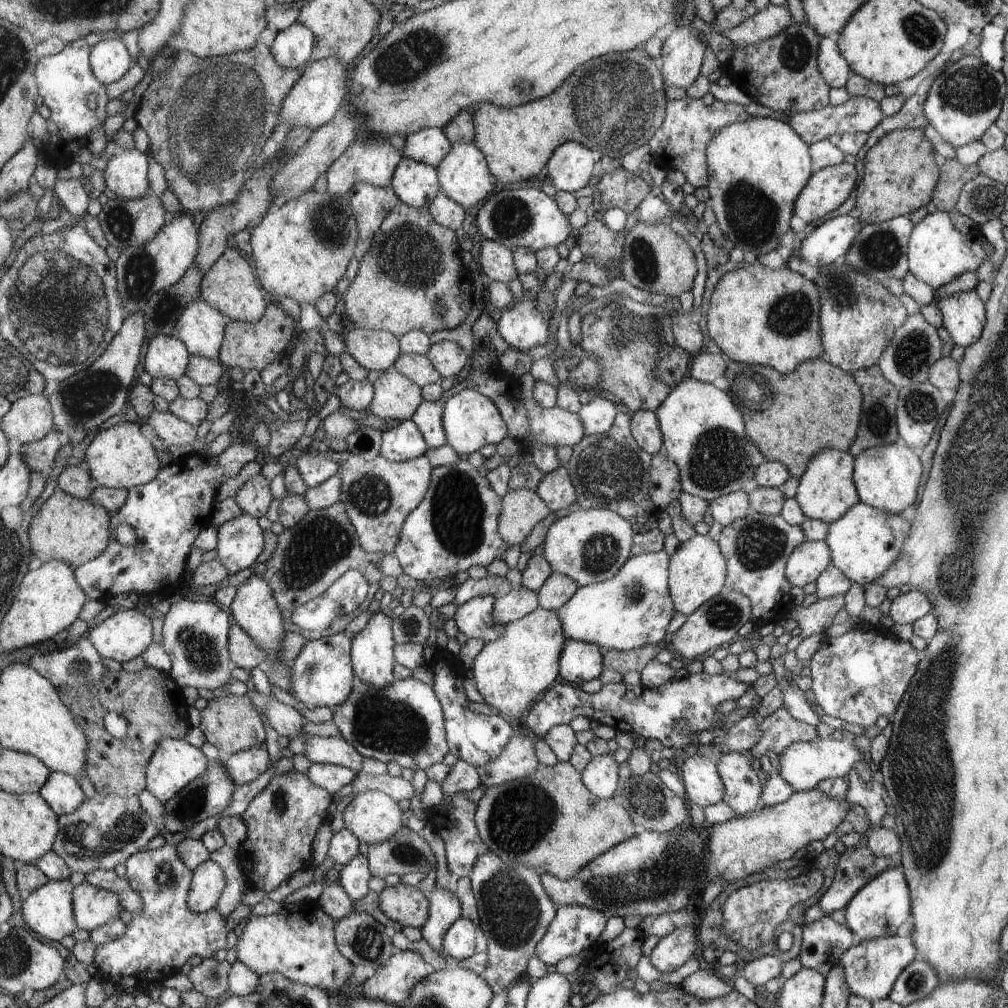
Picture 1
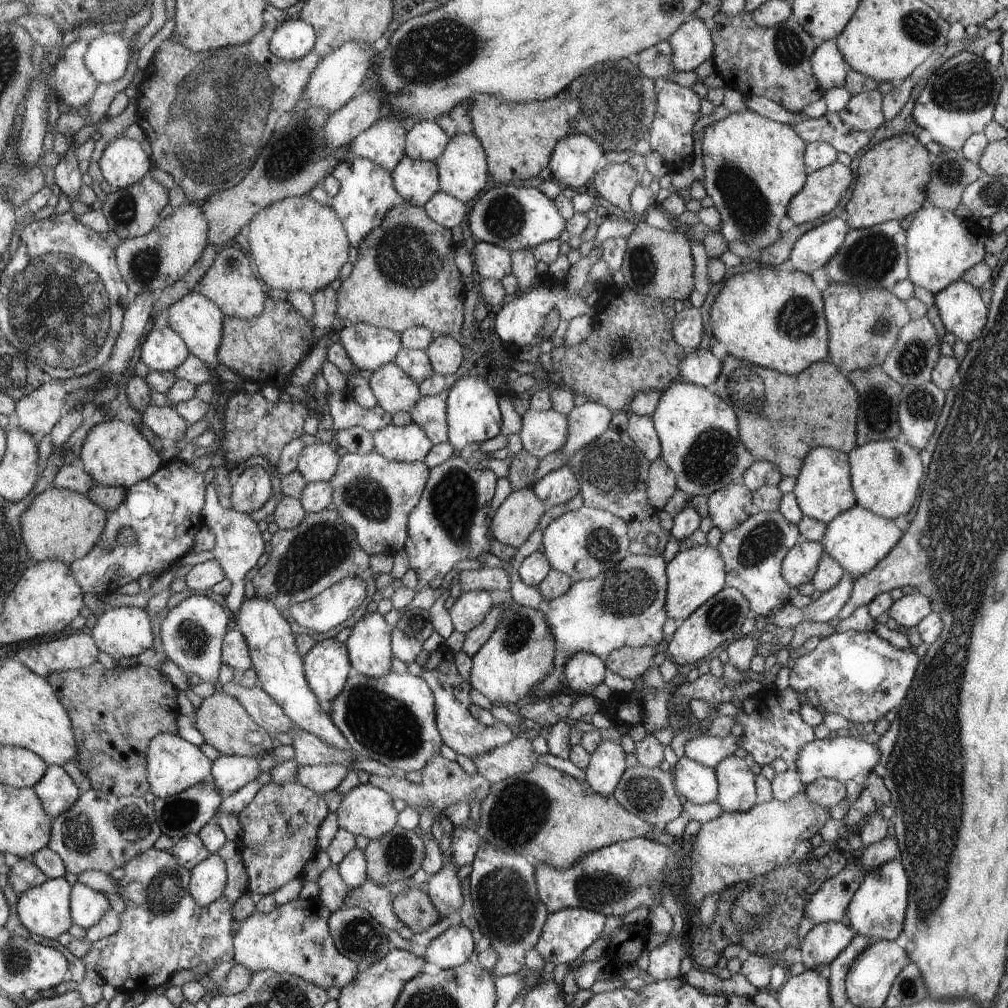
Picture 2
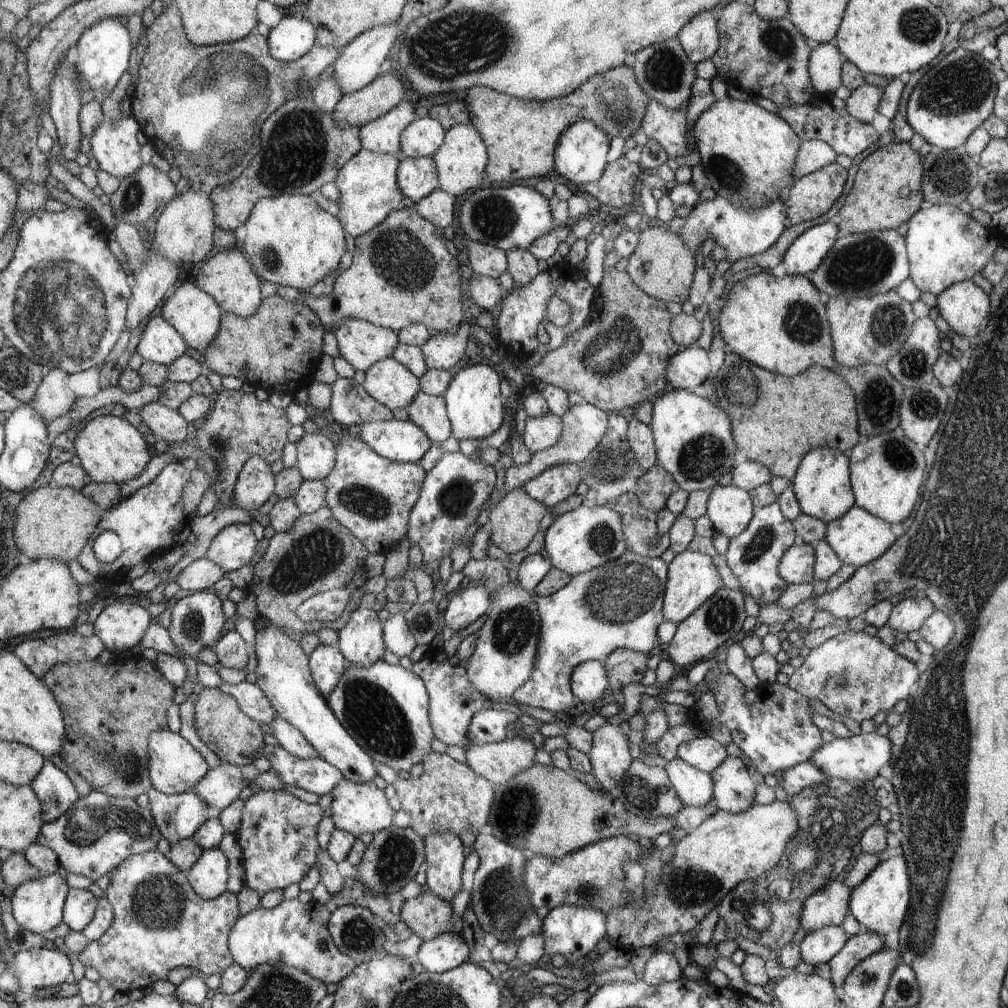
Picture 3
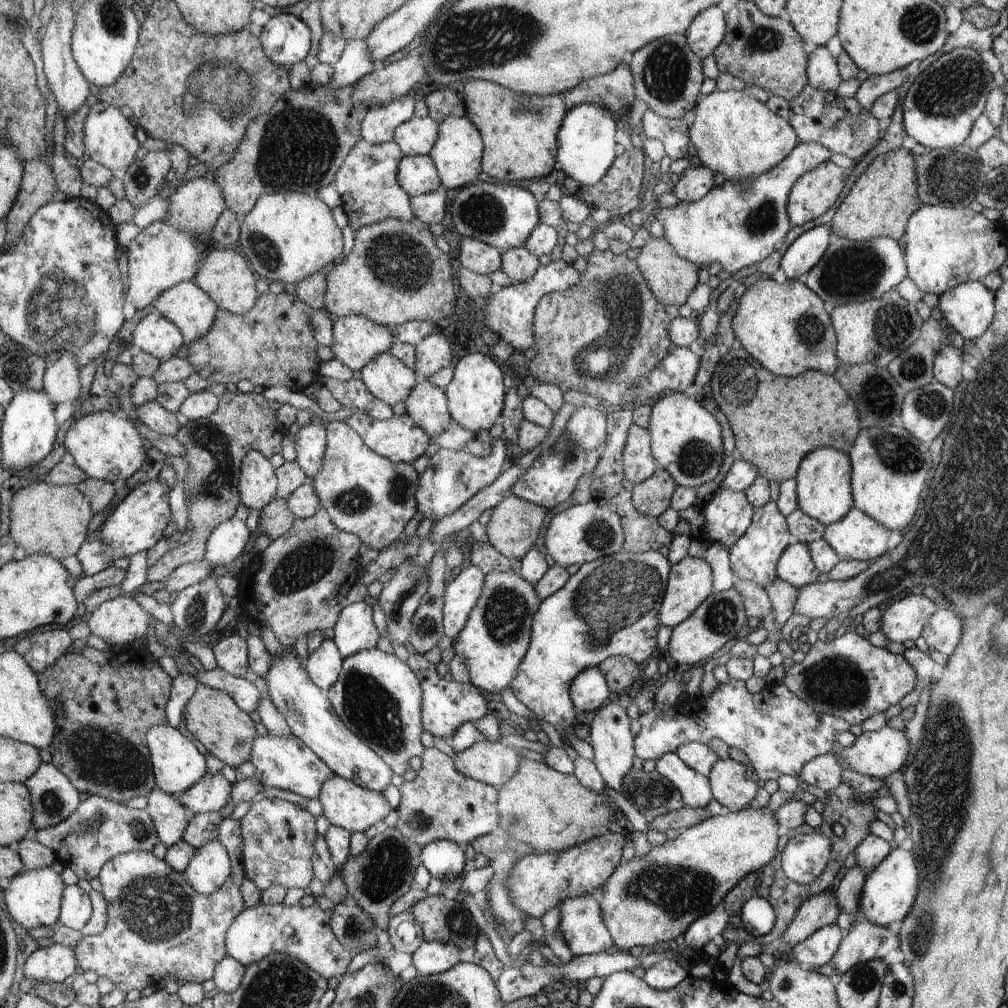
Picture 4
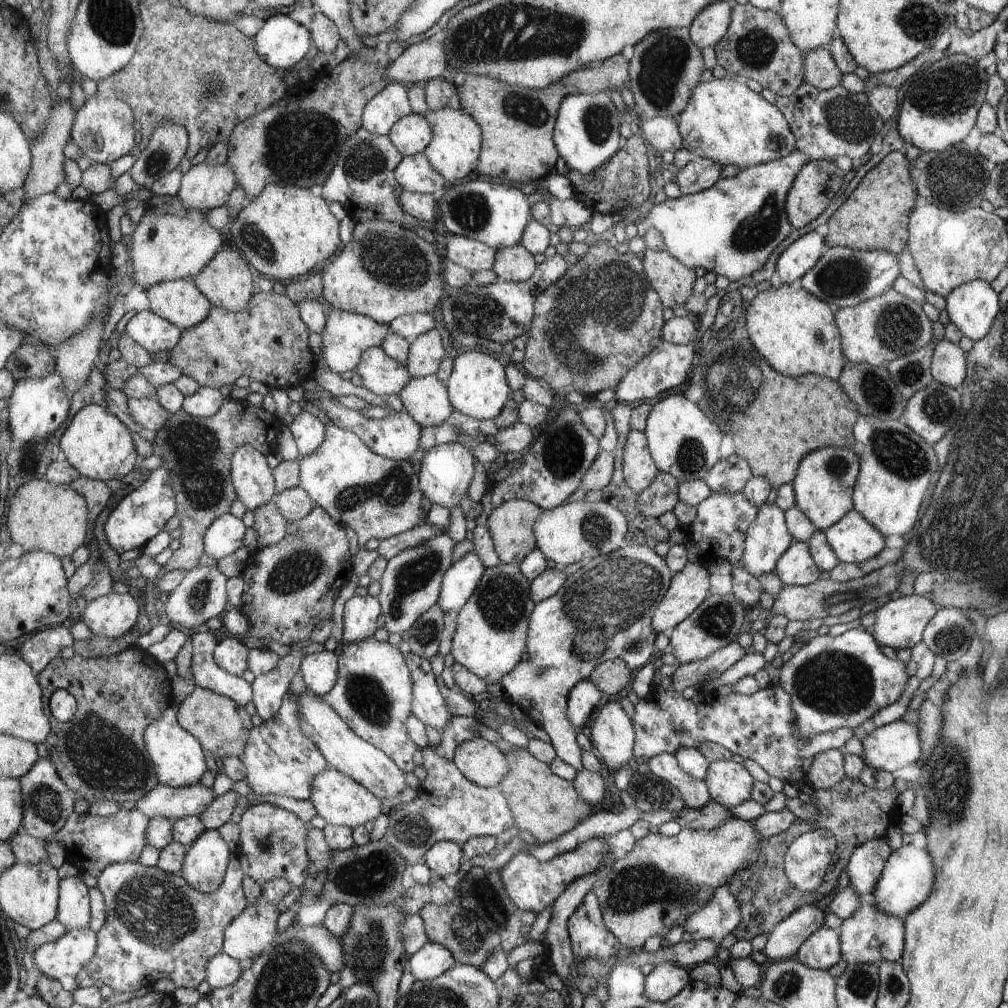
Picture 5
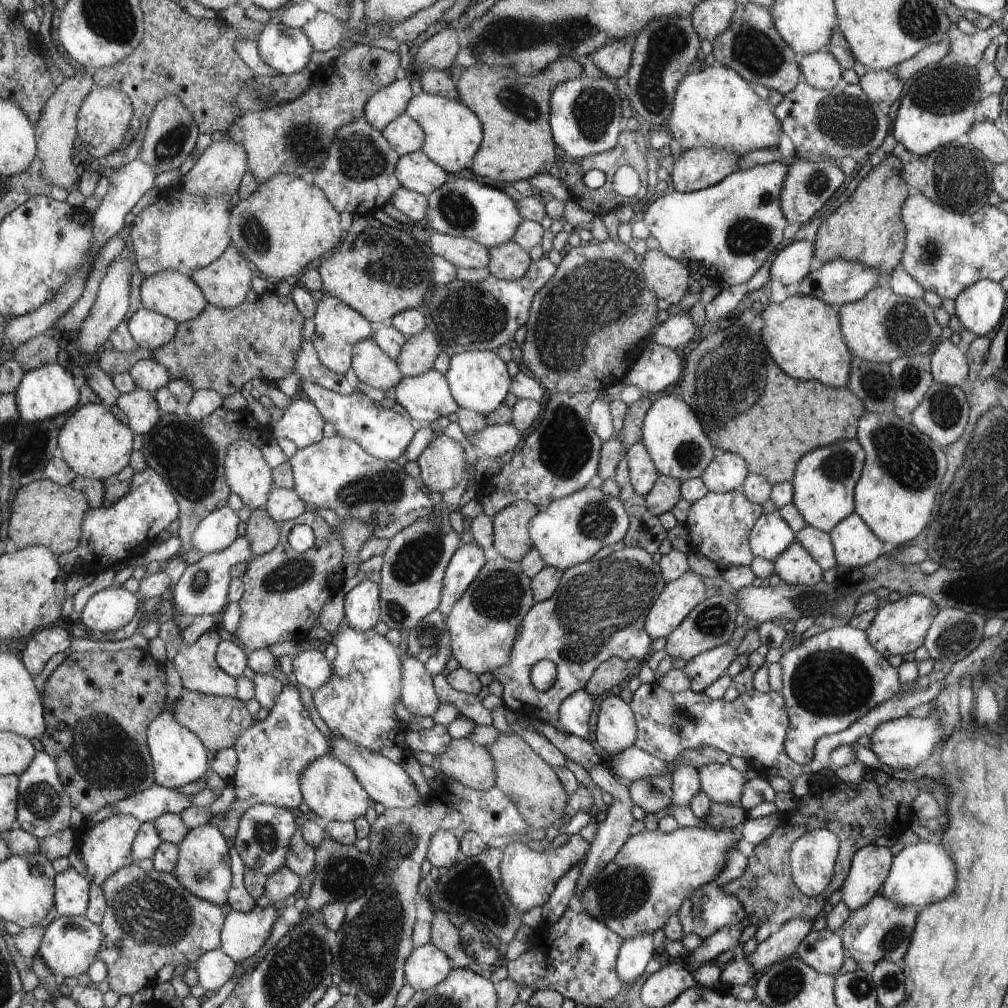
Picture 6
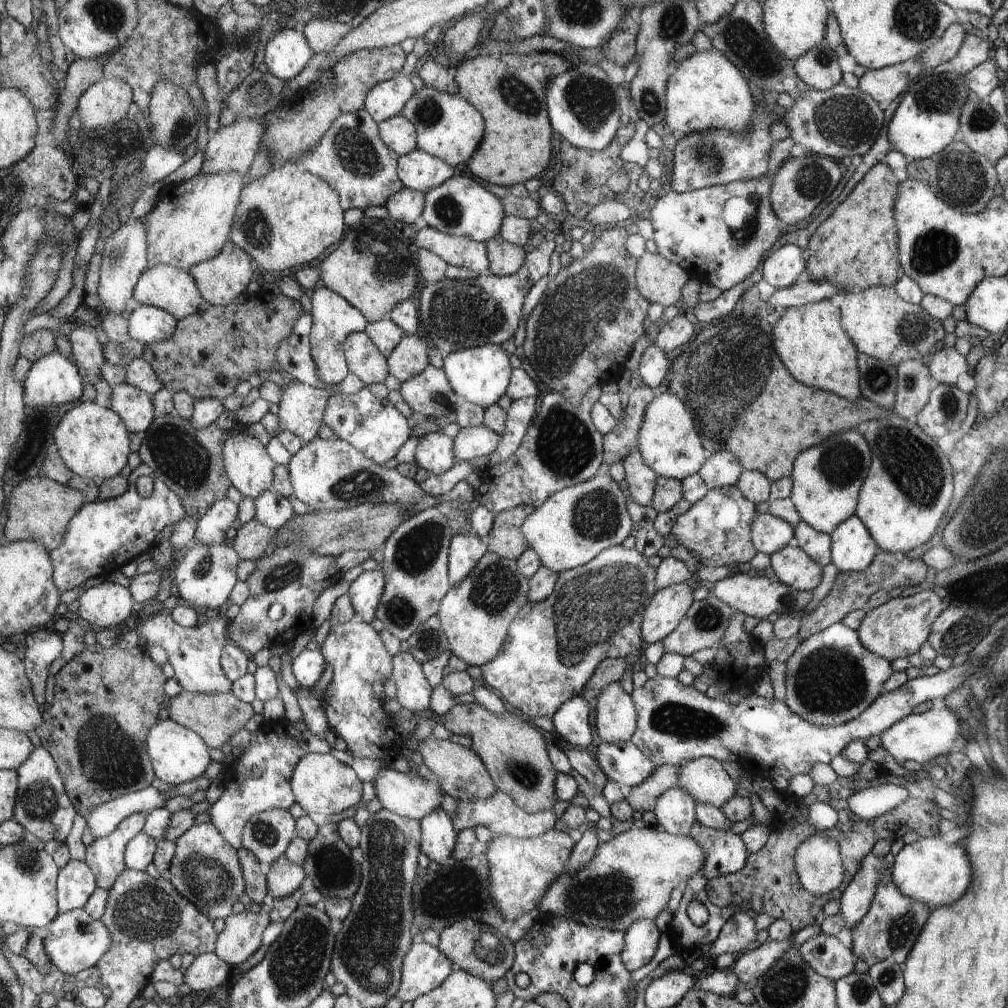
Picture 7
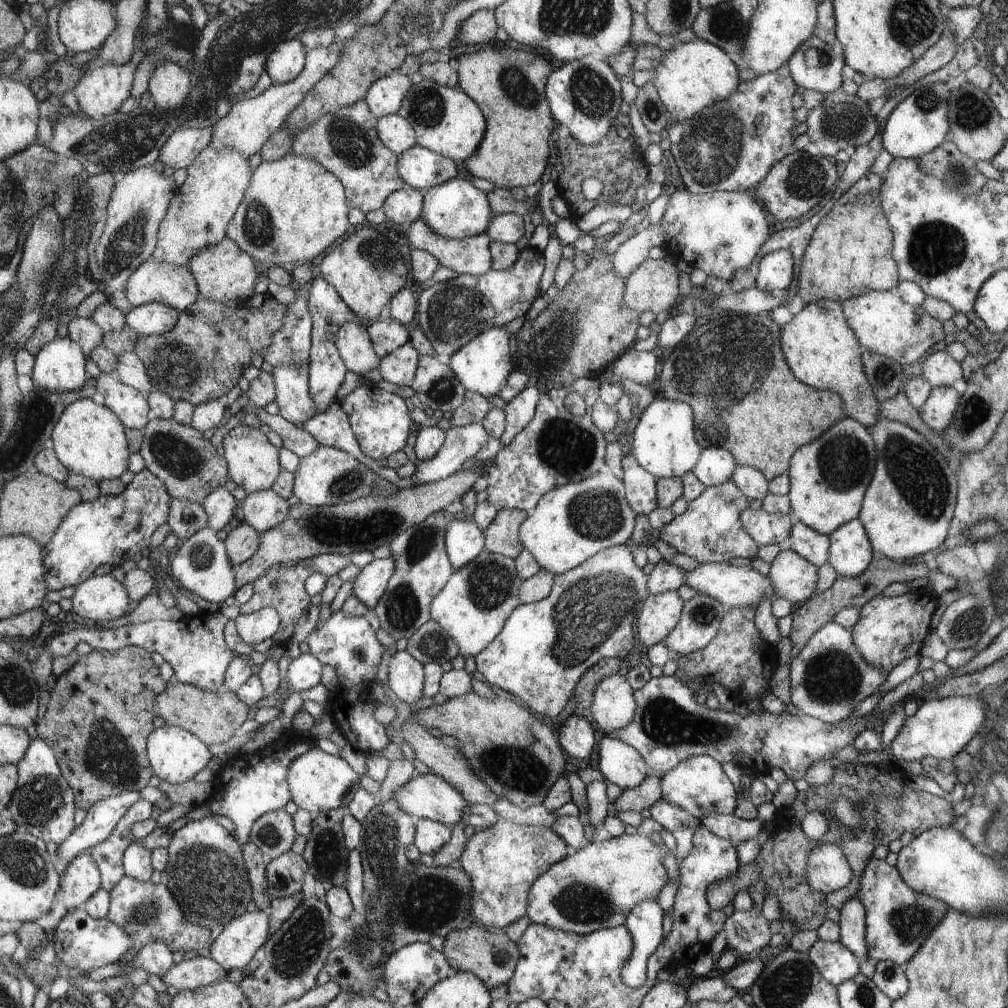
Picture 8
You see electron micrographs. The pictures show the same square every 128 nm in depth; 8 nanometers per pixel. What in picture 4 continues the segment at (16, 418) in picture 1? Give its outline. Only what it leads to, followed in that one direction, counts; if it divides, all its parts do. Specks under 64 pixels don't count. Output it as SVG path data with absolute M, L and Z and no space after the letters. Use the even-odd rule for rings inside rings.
M62 352L62 356L58 360L54 360L47 365L43 378L44 392L49 393L50 400L53 400L54 404L76 401L80 396L80 370L78 362L76 362L76 356L72 352Z

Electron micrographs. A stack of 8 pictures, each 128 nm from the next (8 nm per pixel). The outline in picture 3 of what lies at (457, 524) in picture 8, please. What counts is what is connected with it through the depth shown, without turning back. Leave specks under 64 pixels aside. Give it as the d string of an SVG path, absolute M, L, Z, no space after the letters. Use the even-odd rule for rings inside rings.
M472 581L466 590L458 590L449 599L442 620L455 632L464 630L489 610L491 602L485 582Z

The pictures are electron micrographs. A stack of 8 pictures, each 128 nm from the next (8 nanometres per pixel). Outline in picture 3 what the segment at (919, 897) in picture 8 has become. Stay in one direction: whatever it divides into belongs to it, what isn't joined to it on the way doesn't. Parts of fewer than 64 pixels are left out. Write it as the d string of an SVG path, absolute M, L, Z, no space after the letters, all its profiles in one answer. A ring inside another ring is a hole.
M863 930L849 937L849 942L845 944L845 947L827 962L830 966L830 980L840 989L854 967L857 967L868 956L885 951L886 948L885 939L875 932Z

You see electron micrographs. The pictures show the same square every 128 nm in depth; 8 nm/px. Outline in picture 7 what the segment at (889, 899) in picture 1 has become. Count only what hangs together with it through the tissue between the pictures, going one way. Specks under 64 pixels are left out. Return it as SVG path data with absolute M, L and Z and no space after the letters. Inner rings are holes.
M936 835L921 837L912 844L904 845L894 857L891 872L894 884L897 884L906 896L922 901L922 904L929 905L931 910L954 904L954 900L960 900L966 894L966 888L970 888L972 884L970 860L966 856L966 850L959 842L950 844L936 838Z

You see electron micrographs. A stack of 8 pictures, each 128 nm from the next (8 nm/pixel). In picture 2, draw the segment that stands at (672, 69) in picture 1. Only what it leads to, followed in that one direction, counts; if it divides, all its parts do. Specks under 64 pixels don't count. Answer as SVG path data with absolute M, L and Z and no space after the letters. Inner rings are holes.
M690 16L668 42L672 48L672 66L676 73L695 70L705 60L712 59L716 50L713 33L701 17Z

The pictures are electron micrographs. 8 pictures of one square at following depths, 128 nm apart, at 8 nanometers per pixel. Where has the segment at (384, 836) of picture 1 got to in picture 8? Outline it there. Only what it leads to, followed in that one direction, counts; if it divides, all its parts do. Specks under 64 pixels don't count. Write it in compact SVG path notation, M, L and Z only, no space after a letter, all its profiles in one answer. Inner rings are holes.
M318 747L299 756L288 769L288 787L291 792L291 800L300 809L307 810L314 816L340 807L347 807L352 803L354 794L361 787L360 778L361 776L342 757L330 755Z

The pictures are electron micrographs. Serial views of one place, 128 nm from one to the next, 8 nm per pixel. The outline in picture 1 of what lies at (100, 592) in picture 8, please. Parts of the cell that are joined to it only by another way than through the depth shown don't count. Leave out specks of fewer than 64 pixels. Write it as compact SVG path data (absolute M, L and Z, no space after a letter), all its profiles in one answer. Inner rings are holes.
M139 607L116 611L88 636L103 657L128 662L150 648L154 640L153 620Z

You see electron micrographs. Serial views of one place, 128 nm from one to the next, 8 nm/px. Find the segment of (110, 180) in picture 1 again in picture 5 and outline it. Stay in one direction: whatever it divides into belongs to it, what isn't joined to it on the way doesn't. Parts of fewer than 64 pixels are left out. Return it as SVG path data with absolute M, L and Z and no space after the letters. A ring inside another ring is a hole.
M99 94L88 96L88 100L78 110L71 130L73 143L82 150L90 160L110 165L134 150L134 117L129 104L123 100L103 97Z

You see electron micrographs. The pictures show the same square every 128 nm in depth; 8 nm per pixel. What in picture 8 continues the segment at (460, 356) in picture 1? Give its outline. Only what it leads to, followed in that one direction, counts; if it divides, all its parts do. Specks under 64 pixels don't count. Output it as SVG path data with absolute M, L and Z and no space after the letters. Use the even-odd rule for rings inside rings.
M408 342L382 357L379 373L386 382L398 386L410 386L416 378L420 360L421 354L416 346Z

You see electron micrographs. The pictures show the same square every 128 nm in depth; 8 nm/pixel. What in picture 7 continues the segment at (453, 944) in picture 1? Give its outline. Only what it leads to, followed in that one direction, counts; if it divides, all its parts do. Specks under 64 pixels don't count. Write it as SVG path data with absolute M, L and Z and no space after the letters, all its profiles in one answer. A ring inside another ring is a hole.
M414 943L402 963L402 978L396 997L406 1002L440 987L453 974L453 961L437 946Z

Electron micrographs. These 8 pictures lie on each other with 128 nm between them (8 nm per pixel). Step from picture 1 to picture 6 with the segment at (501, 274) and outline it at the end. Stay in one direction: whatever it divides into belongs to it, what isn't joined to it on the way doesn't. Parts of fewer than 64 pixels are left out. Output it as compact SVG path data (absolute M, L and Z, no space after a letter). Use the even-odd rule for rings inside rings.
M434 232L428 245L434 255L442 256L456 268L481 269L489 265L490 248L471 239Z

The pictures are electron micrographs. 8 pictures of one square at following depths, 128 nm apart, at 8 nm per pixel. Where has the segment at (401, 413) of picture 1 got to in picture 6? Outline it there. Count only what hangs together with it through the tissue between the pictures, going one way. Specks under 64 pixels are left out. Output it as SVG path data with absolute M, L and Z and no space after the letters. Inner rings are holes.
M371 337L359 340L352 346L351 368L362 383L384 391L396 388L405 378L397 362Z

